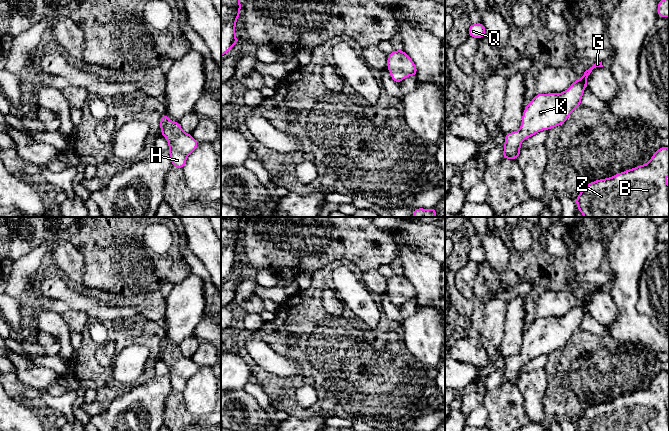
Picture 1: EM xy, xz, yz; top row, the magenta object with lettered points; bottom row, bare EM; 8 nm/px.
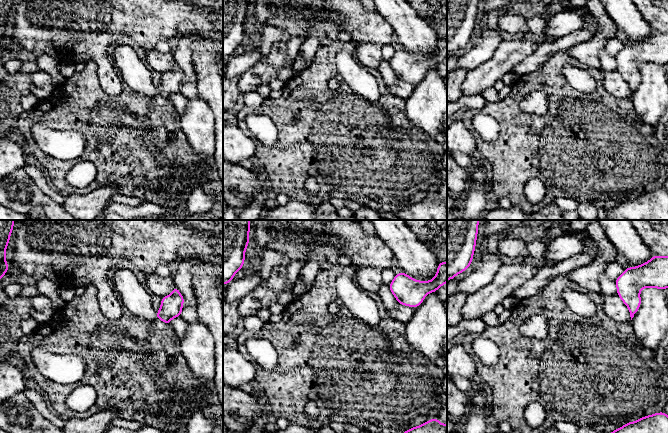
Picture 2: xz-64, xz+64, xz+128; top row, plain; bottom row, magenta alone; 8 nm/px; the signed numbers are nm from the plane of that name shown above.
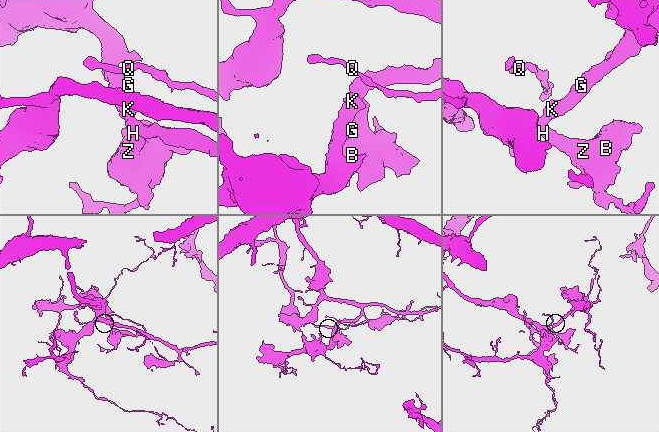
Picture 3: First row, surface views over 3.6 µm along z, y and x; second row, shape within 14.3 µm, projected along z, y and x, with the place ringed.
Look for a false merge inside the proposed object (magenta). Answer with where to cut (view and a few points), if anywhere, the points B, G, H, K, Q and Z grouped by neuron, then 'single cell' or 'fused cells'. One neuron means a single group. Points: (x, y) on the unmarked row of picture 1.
no cut | B G H K Q Z | single cell

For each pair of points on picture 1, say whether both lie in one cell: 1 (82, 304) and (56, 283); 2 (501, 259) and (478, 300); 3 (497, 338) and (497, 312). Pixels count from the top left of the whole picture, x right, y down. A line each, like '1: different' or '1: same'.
1: same
2: different
3: same

